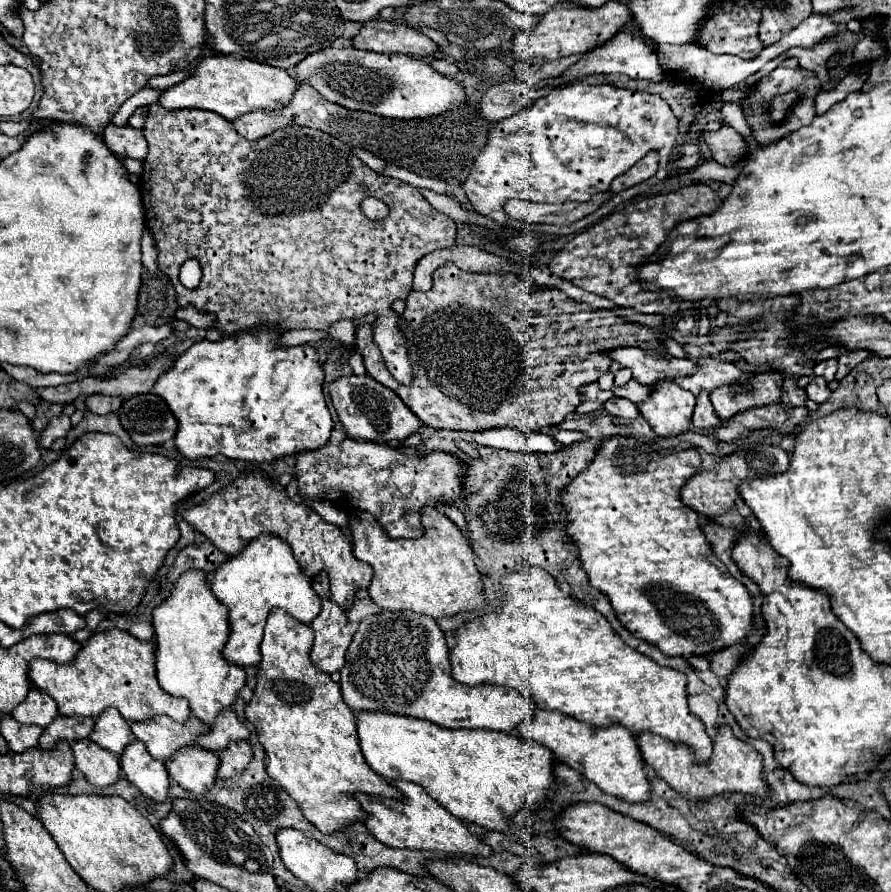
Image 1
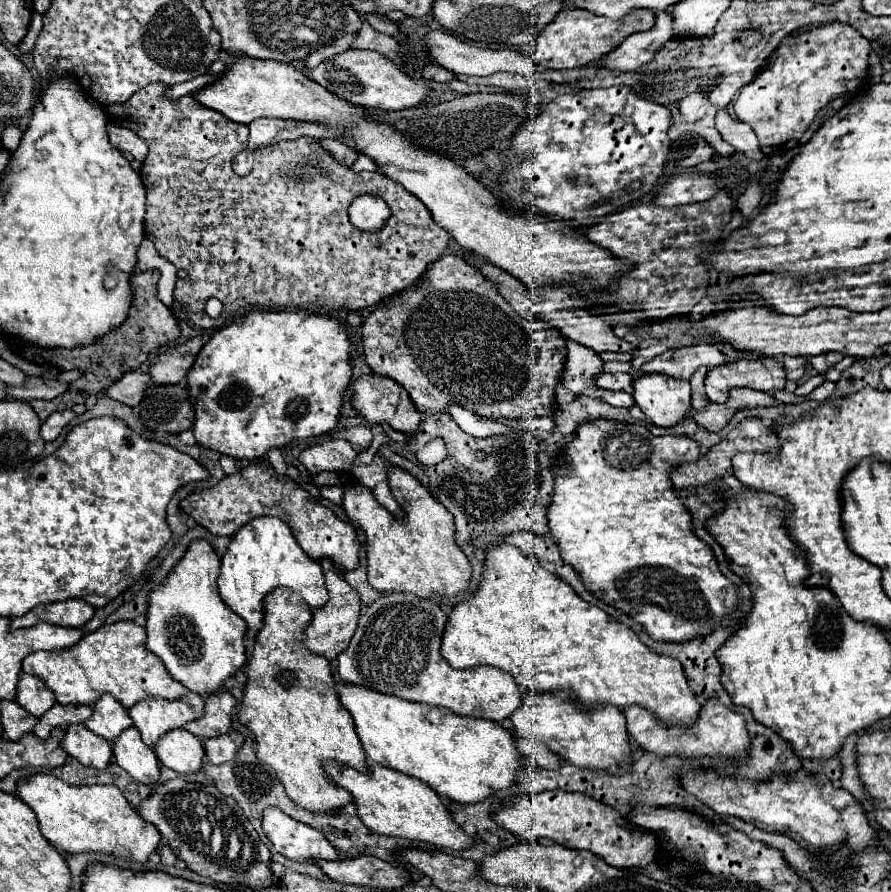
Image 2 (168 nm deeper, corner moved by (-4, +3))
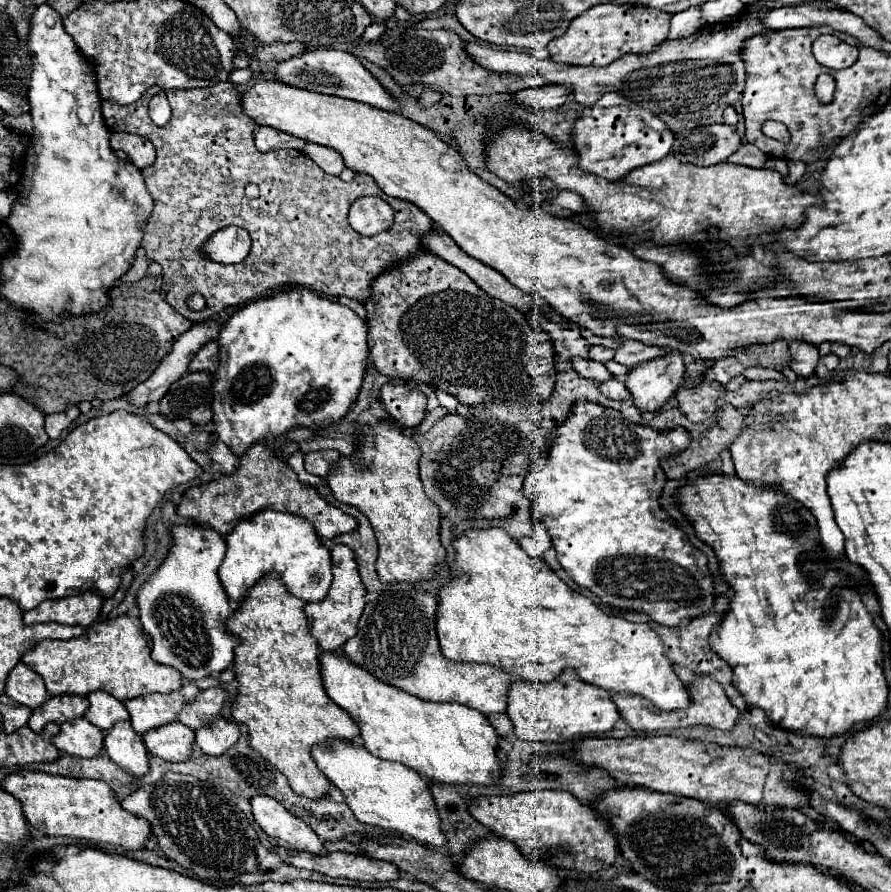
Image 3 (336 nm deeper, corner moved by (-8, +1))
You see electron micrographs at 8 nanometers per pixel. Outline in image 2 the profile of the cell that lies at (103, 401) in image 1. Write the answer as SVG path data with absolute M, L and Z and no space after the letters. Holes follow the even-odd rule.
M125 373L119 381L115 381L115 385L111 385L105 391L105 395L109 399L115 399L119 403L133 407L143 399L143 393L147 387L151 387L147 373Z

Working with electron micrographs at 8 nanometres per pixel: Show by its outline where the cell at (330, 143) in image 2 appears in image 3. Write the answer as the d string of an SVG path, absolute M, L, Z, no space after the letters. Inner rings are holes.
M307 143L307 147L303 149L303 153L307 157L311 157L329 175L339 175L345 169L345 163L343 163L341 155L335 149L327 149L323 145L311 145L311 143Z

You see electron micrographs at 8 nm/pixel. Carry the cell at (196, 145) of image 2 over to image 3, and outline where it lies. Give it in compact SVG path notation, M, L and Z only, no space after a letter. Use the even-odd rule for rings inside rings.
M219 83L209 89L173 89L167 91L167 99L171 105L171 119L165 125L155 125L149 117L147 105L157 87L151 87L139 101L131 105L119 105L113 101L103 101L101 111L105 125L109 131L127 131L149 139L157 149L157 159L151 167L143 169L143 177L147 189L155 201L155 209L145 225L145 237L141 247L145 255L157 261L163 267L163 287L165 287L165 301L181 313L191 323L203 323L209 319L217 319L227 307L237 307L247 301L267 297L267 293L289 287L301 285L325 297L351 297L363 303L371 295L371 281L389 269L393 263L415 255L421 249L419 235L425 235L433 229L431 219L419 211L409 201L395 199L385 195L373 177L369 175L355 175L353 181L345 183L339 177L327 175L315 161L311 161L301 151L271 151L261 153L253 141L253 121L241 109L241 97L233 83ZM255 183L259 187L259 197L249 199L245 195L245 187ZM363 195L379 195L387 201L395 211L393 231L383 231L373 237L359 235L347 221L347 211L351 203ZM227 225L243 227L251 237L251 251L249 255L237 265L217 265L201 255L203 243L219 229ZM193 293L201 293L207 301L205 309L195 313L187 307L187 297Z

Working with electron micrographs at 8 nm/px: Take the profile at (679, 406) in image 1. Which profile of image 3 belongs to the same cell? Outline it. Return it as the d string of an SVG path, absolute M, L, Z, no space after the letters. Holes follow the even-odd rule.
M669 351L665 357L651 359L649 363L639 363L639 367L631 367L625 377L625 387L631 391L633 403L637 409L655 411L655 409L661 409L667 403L667 399L675 395L677 387L681 385L683 373L685 373L685 365L683 365L681 353Z

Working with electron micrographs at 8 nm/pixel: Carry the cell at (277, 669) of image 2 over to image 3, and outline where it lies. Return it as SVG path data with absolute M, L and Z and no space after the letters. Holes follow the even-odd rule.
M271 571L265 577L261 577L255 583L255 587L247 591L245 599L239 603L239 609L227 619L225 623L227 633L239 637L241 641L239 647L235 647L235 677L239 681L239 693L237 699L233 701L231 715L237 723L247 725L251 747L259 749L259 753L289 779L293 791L311 799L321 799L327 795L331 783L317 769L309 753L313 743L321 743L327 739L355 741L359 737L359 727L351 719L351 715L347 715L347 711L335 705L325 693L321 671L319 671L321 651L313 635L309 633L307 617L303 609L305 609L305 601L289 595L281 577L275 571Z

